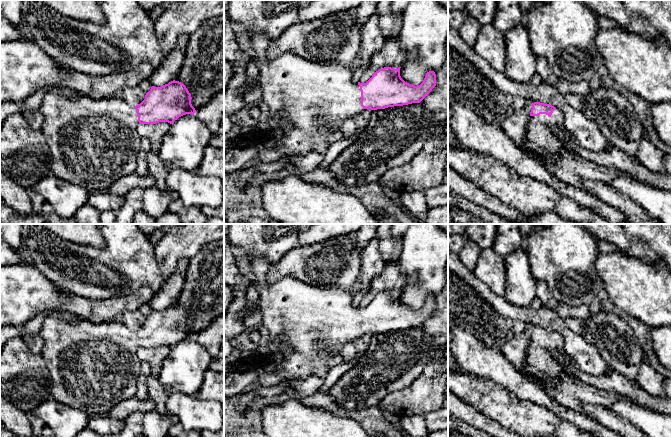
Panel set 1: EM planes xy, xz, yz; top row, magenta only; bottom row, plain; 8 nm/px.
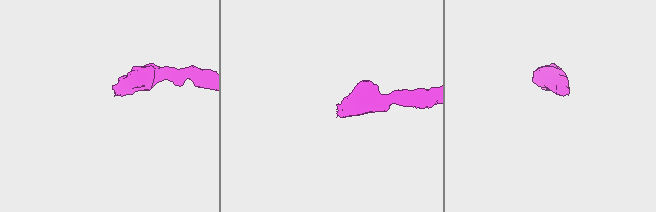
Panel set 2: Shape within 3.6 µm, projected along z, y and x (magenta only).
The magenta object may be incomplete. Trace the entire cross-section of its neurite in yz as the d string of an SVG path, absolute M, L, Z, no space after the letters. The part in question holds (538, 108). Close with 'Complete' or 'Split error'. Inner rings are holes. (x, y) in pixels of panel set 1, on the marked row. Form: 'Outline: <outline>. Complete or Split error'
Outline: M532 103L526 125L525 154L532 158L551 159L557 163L562 153L576 154L564 140L577 143L563 123L563 113L550 104Z. Split error

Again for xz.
Outline: M253 31L249 42L254 52L251 59L259 69L258 81L263 101L269 107L270 123L283 129L280 142L272 148L263 148L255 163L274 163L284 157L306 156L313 151L325 156L330 145L330 133L340 130L345 119L365 109L377 110L420 103L437 83L435 72L429 71L420 85L411 85L401 78L401 67L384 67L376 71L366 83L355 83L349 65L320 64L292 52L271 59L267 56L271 39L261 31Z. Split error

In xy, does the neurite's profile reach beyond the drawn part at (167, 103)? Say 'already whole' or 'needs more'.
needs more

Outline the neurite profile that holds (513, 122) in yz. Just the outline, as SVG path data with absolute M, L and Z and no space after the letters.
M488 103L485 107L475 111L486 124L499 128L510 137L515 144L525 152L525 135L527 133L526 125L529 115L524 111L524 107L514 110L511 108L496 107Z

